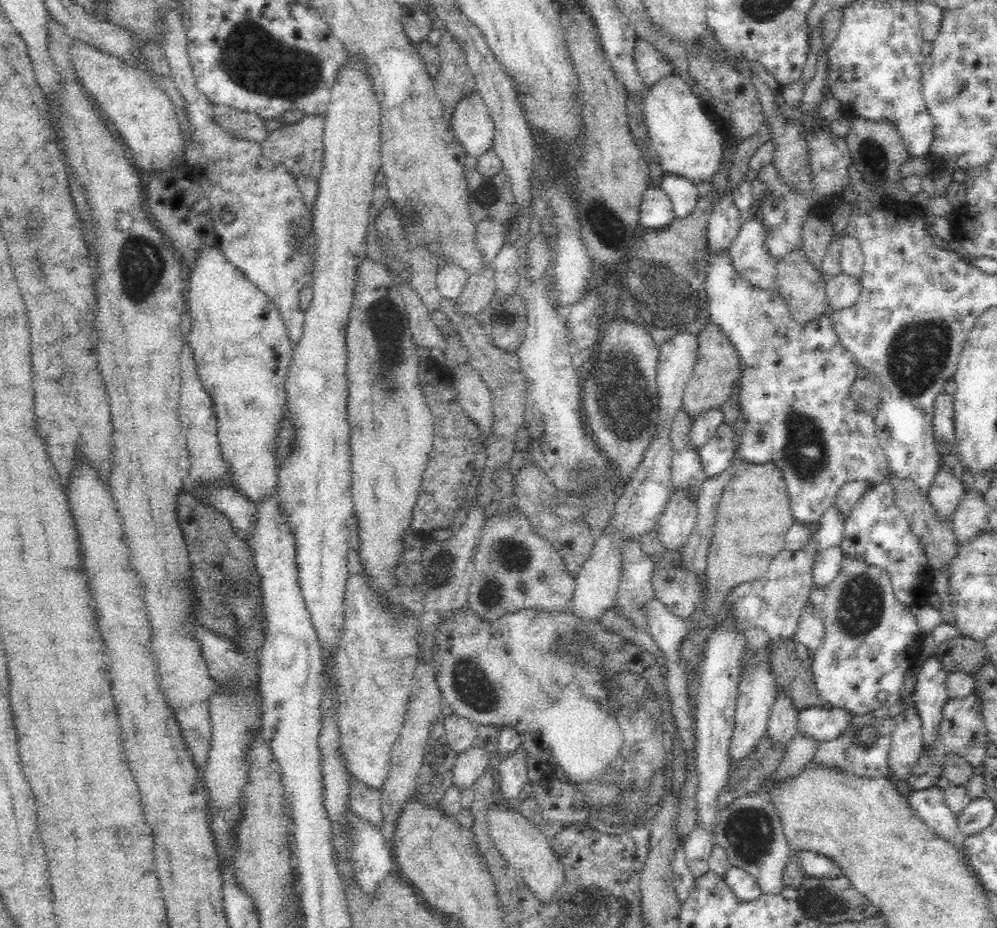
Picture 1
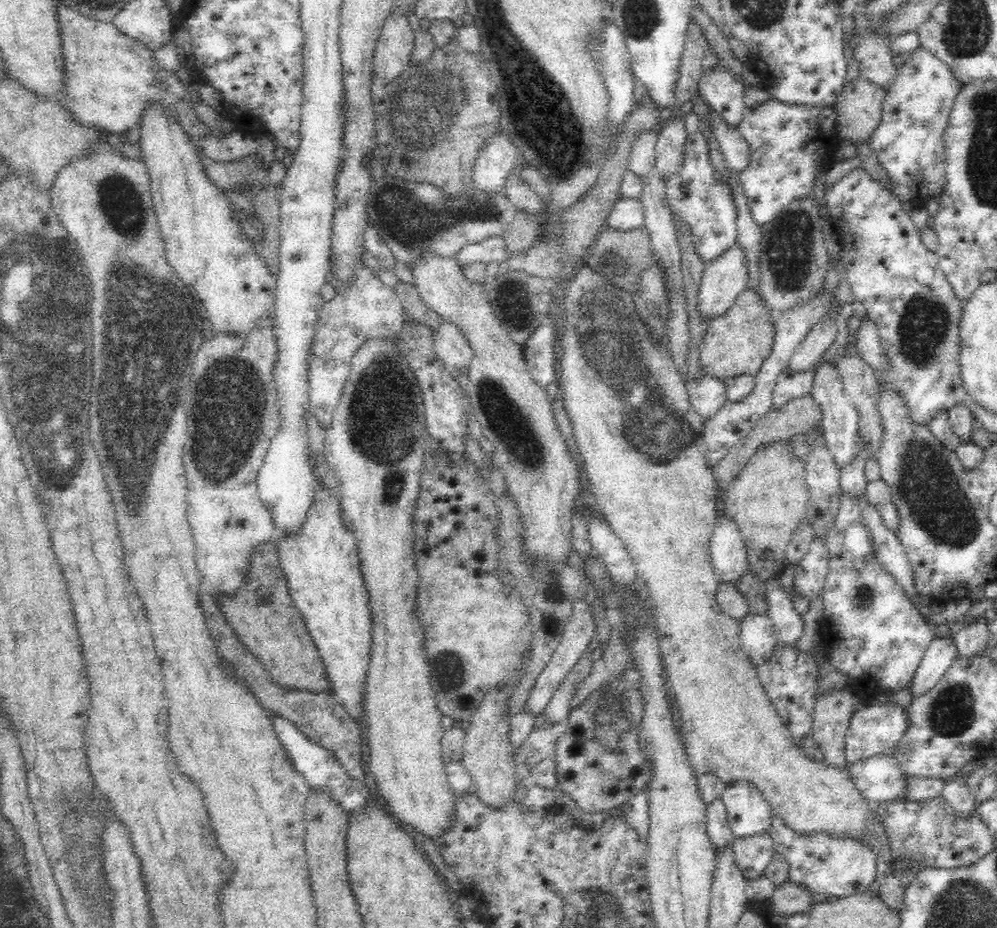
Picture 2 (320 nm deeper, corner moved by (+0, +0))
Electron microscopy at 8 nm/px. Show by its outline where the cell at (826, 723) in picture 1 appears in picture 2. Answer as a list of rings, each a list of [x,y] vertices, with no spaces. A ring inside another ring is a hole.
[[[887,702],[885,705],[857,708],[852,714],[845,734],[845,765],[851,767],[856,762],[868,760],[878,754],[891,755],[896,740],[906,728],[904,710]]]

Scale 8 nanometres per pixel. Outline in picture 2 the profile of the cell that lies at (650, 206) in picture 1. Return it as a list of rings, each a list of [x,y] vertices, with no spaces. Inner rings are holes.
[[[618,198],[618,202],[616,202],[616,204],[612,204],[610,209],[611,213],[606,218],[605,222],[605,225],[607,226],[624,230],[630,230],[645,226],[644,201],[641,198]]]

